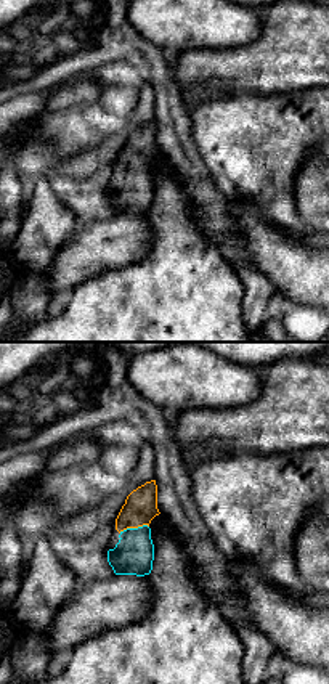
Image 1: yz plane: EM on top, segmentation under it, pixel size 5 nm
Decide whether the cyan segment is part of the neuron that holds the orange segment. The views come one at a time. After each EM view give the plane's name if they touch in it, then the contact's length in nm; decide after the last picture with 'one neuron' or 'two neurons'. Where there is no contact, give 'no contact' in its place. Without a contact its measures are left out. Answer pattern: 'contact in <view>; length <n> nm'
contact in yz; length 160 nm

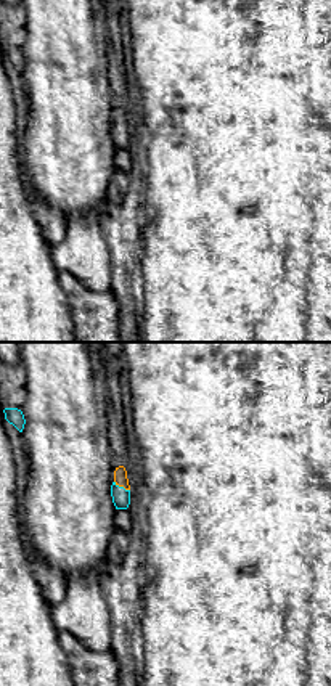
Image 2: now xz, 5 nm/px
contact in xz; length 90 nm

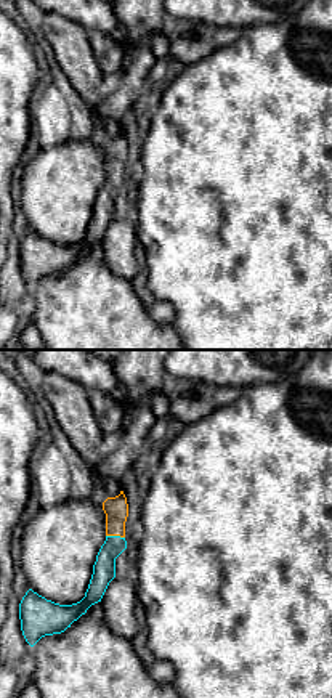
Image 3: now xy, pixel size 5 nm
contact in xy; length 100 nm

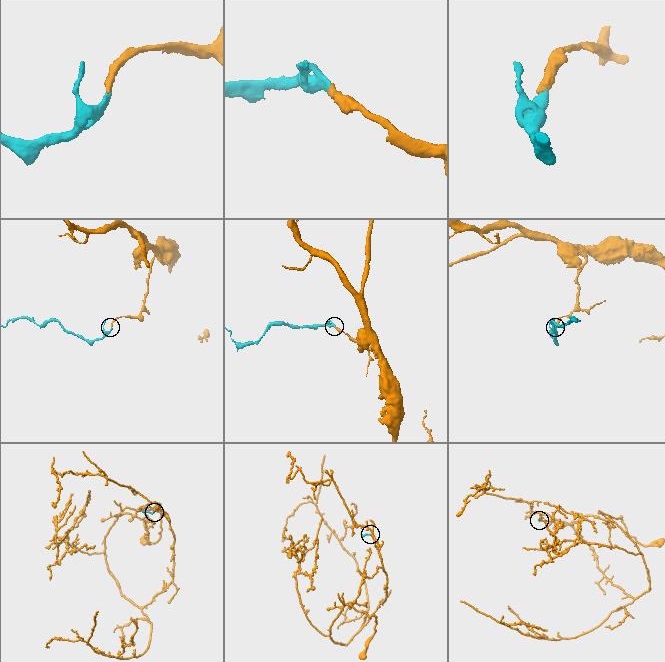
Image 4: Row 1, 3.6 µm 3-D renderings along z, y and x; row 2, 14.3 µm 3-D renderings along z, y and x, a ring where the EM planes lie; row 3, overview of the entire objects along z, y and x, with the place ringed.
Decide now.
one neuron

